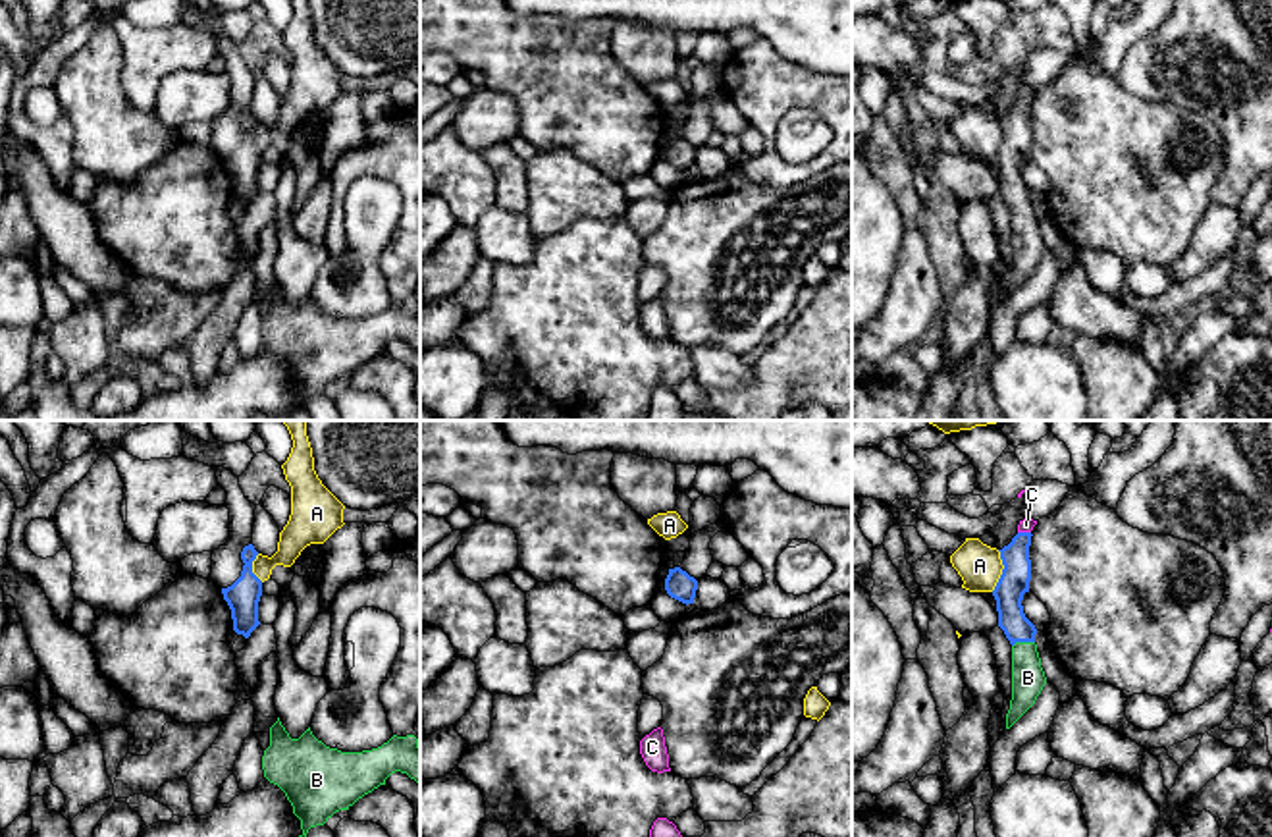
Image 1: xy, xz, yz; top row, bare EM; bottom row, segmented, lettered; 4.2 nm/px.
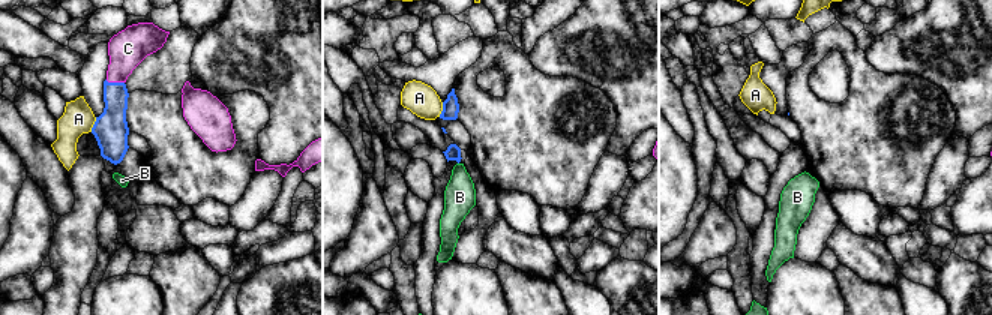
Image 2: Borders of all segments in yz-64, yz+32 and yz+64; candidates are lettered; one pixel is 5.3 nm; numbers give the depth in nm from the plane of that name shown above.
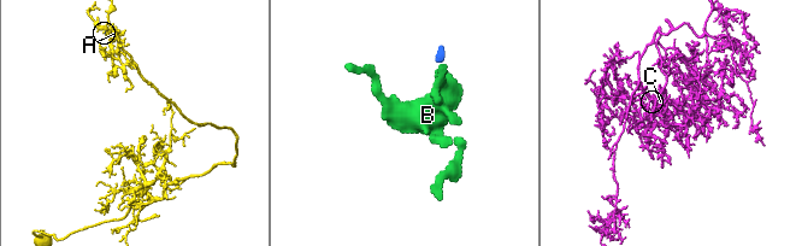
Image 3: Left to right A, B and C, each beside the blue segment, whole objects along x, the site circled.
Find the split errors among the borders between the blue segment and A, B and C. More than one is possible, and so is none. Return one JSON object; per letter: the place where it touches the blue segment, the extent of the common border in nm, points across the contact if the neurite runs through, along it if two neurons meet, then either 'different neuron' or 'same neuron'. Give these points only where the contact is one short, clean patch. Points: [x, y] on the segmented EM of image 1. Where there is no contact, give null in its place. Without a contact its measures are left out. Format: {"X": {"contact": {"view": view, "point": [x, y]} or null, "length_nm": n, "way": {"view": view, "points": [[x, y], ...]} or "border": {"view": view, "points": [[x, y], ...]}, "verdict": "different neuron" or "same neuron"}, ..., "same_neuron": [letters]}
{"A": {"contact": {"view": "yz", "point": [1003, 571]}, "length_nm": 180, "border": {"view": "yz", "points": [[999, 550], [1003, 573], [991, 591]]}, "verdict": "different neuron"}, "B": {"contact": {"view": "yz", "point": [1022, 641]}, "length_nm": 100, "way": {"view": "yz", "points": [[1008, 593], [1010, 618], [1022, 641], [1028, 677]]}, "verdict": "same neuron"}, "C": {"contact": {"view": "yz", "point": [1024, 533]}, "length_nm": 60, "way": {"view": "yz", "points": [[1014, 581], [1016, 552], [1024, 533], [1026, 525]]}, "verdict": "same neuron"}, "same_neuron": ["B", "C"]}

